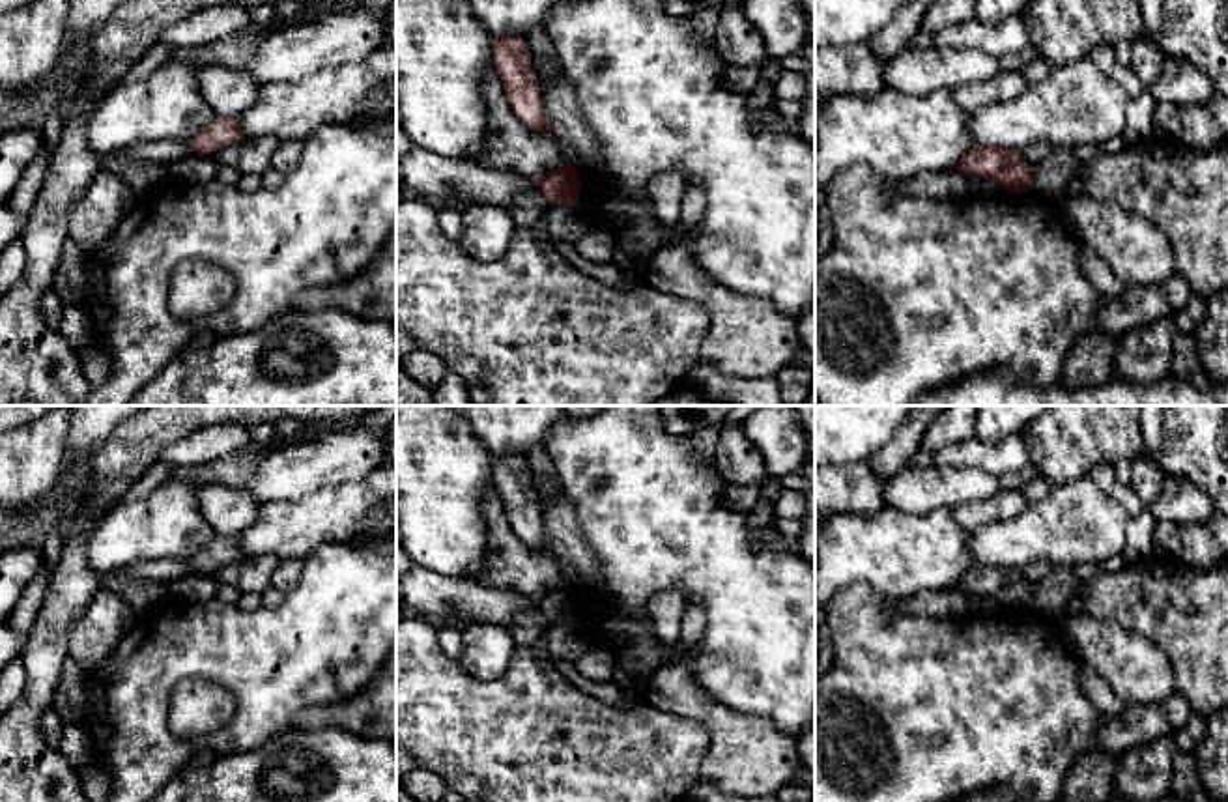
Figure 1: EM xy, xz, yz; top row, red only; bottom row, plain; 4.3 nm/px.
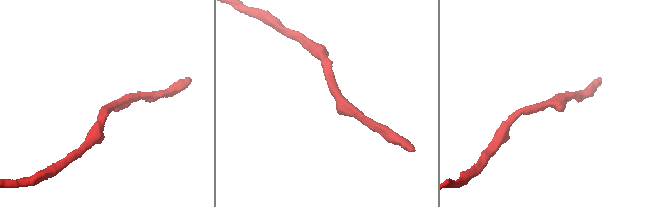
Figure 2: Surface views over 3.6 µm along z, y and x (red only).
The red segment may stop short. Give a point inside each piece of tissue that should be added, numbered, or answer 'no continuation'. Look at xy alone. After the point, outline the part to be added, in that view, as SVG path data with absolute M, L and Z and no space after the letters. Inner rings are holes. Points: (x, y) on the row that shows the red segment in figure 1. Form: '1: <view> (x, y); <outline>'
no continuation

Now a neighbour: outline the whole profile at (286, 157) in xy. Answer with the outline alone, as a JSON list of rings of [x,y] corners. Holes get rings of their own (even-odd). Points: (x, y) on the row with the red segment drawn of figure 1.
[[[286,138],[278,140],[278,146],[273,153],[273,168],[278,170],[282,176],[290,176],[303,157],[303,142]]]

